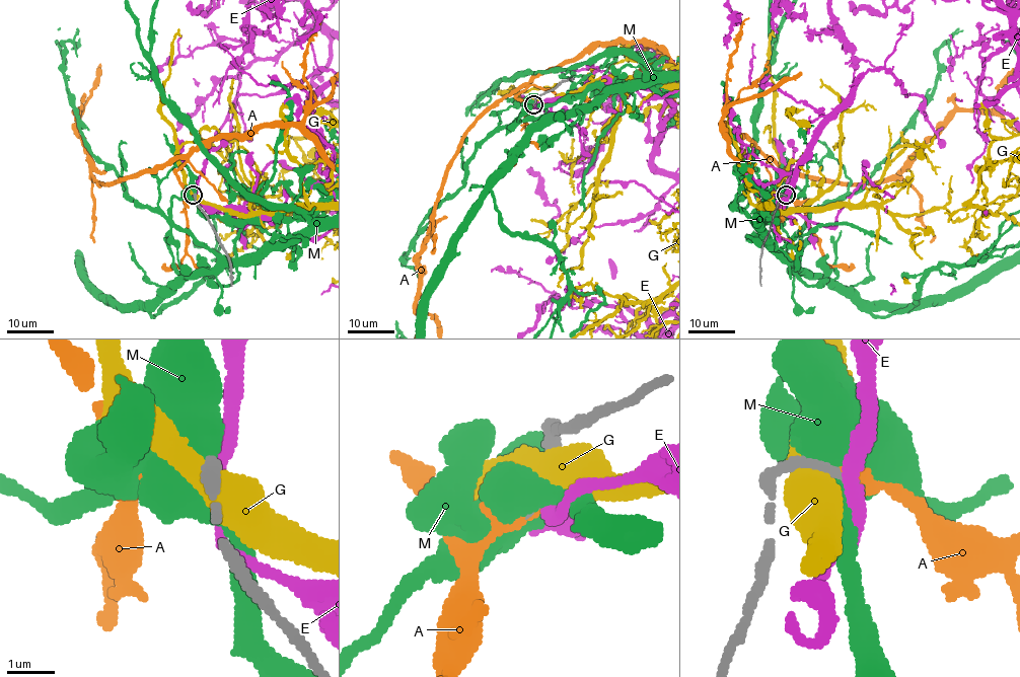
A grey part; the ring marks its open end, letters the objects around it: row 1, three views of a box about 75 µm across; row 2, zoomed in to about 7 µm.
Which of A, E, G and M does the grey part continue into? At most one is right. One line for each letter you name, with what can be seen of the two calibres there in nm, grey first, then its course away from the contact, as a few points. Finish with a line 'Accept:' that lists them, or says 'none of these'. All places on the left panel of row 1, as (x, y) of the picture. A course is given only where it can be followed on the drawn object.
A: 240 nm thick on the grey side, 130 nm on the other
Accept: A

